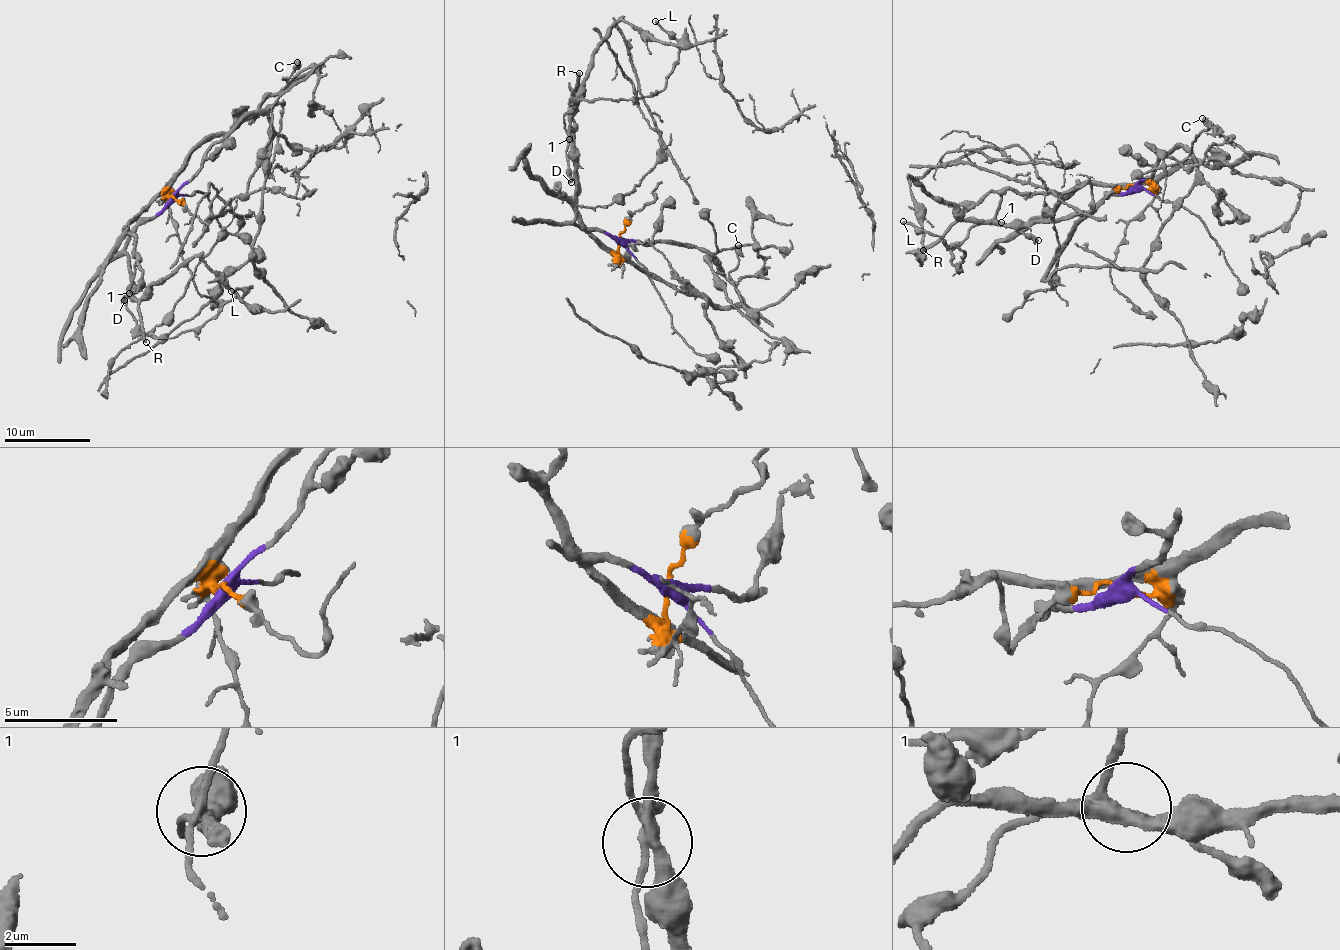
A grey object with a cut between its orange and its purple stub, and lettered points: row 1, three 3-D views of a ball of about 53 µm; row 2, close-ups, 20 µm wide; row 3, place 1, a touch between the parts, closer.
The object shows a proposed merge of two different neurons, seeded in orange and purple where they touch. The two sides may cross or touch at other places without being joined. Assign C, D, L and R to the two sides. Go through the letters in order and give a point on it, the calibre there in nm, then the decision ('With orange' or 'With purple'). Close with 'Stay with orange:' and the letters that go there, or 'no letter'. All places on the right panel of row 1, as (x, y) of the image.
C: Place: (1202, 118). Thickness 500 nm. With orange
D: Place: (1038, 240). Thickness 480 nm. With orange
L: Place: (903, 221). Thickness 180 nm. With orange
R: Place: (923, 250). Thickness 280 nm. With purple
Stay with orange: C, D, L

